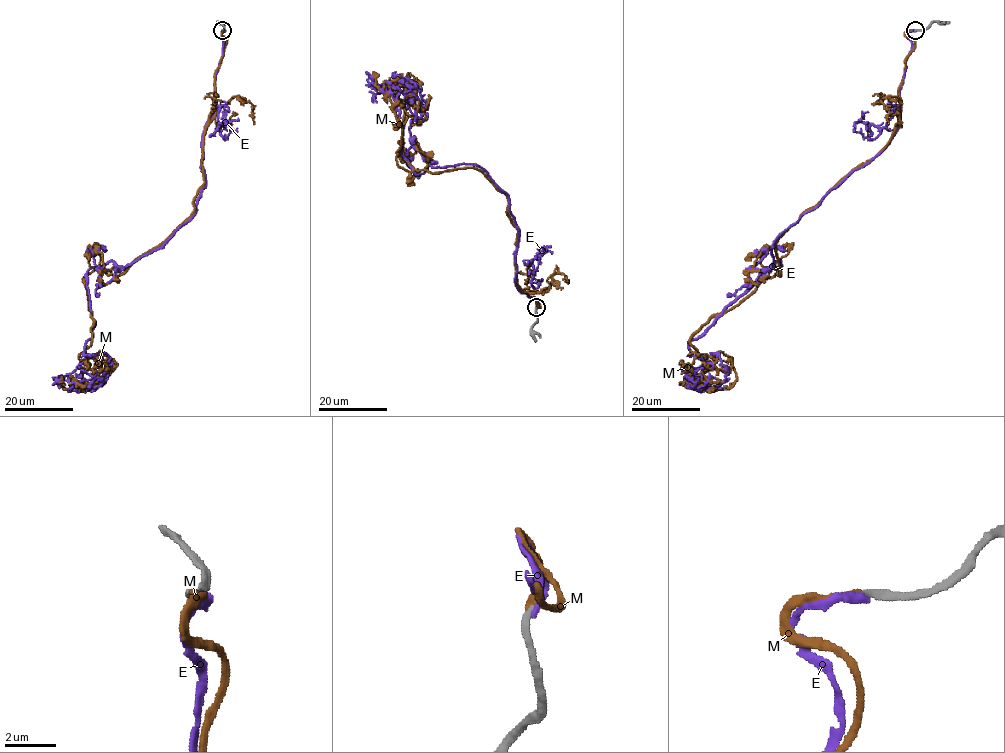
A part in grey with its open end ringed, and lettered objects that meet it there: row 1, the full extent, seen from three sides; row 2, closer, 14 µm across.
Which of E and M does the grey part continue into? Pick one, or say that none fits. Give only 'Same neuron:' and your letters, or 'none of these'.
Same neuron: M

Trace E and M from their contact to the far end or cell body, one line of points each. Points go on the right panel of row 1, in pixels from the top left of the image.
E: (915, 30), (891, 140), (689, 342), (707, 356), (688, 383), (722, 388)
M: (915, 29), (889, 141), (779, 238), (780, 275), (690, 338), (699, 356), (730, 357), (731, 386), (683, 376)

